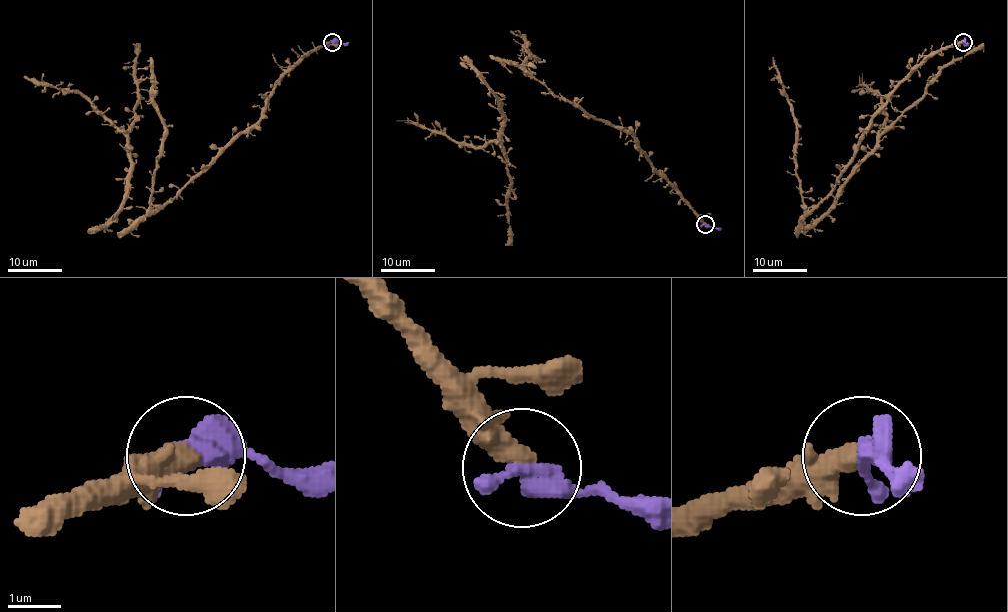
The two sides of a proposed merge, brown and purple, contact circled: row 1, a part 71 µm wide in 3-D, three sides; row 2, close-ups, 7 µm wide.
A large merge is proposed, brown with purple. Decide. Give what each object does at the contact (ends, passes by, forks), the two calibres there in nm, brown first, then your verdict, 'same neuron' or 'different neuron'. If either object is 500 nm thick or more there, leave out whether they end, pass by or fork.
brown ends; purple passes by; calibres 460 and 420 nm; same neuron

